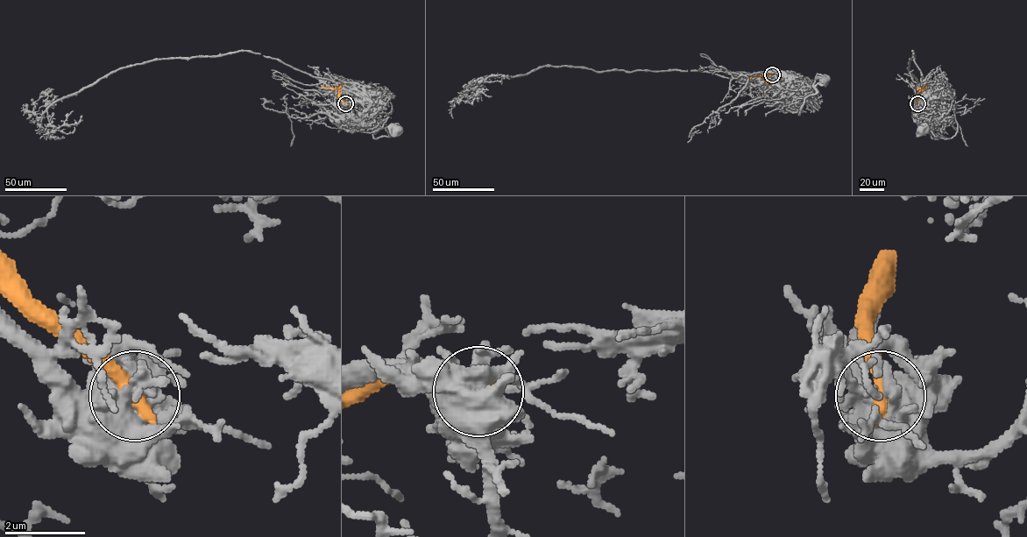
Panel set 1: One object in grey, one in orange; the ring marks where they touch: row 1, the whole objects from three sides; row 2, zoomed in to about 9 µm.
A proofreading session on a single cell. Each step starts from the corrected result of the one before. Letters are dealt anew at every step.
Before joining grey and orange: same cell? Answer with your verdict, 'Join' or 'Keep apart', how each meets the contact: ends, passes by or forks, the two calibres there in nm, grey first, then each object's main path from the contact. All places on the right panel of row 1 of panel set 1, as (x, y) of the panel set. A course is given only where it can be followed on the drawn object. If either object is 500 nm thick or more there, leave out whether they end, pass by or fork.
Keep apart. At the ring grey forks. At the ring orange ends. Thickness 480 nm (grey) against 400 nm. Course of grey: (917, 103), (923, 90), (926, 117), (935, 117), (952, 105), (957, 123), (952, 137), (920, 130). Course of orange: (917, 103), (922, 91), (919, 88), (922, 87)

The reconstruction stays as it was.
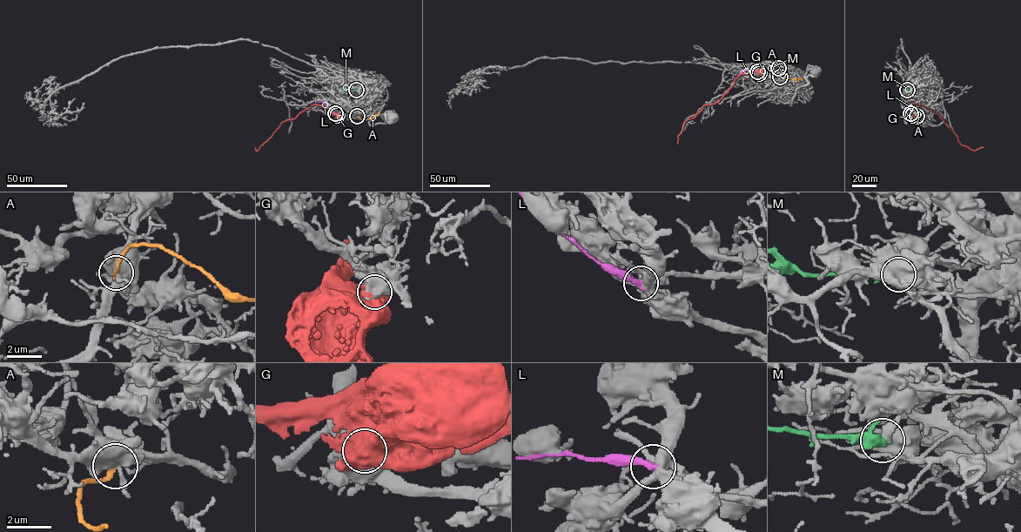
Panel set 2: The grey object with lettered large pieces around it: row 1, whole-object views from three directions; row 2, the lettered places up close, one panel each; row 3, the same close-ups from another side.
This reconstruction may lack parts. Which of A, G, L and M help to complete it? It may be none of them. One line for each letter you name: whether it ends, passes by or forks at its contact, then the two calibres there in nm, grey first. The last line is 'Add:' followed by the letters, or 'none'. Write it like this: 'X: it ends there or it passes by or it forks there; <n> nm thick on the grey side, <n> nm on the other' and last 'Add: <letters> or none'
Add: none

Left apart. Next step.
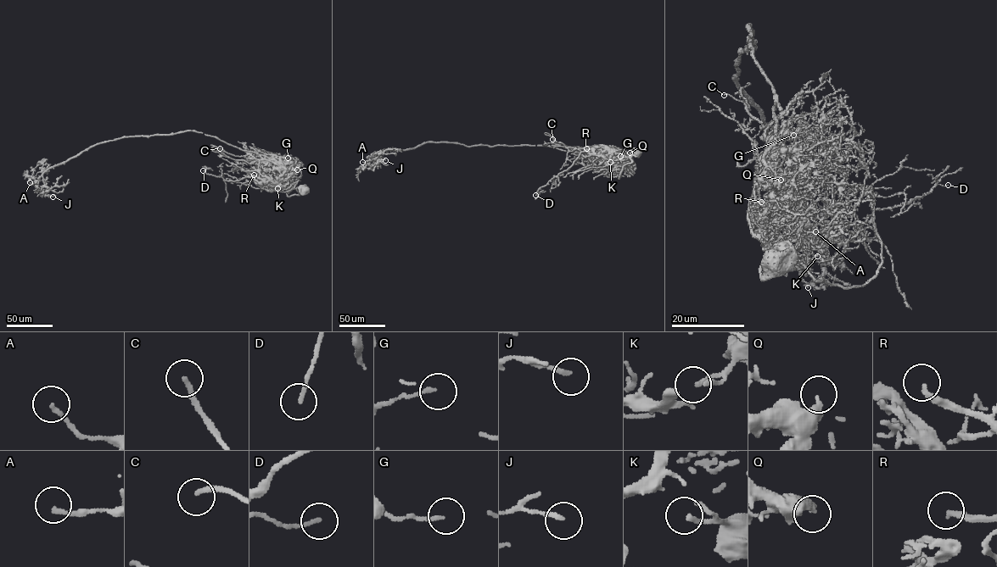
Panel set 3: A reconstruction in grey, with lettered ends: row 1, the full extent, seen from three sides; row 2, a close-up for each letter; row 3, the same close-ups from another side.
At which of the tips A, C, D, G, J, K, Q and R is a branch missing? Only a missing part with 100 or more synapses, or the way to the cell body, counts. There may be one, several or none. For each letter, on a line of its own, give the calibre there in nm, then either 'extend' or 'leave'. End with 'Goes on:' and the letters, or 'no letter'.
A: 180 nm | leave
C: 190 nm | leave
D: 130 nm | leave
G: 130 nm | leave
J: 180 nm | leave
K: 170 nm | leave
Q: 280 nm | extend
R: 200 nm | leave
Goes on: Q

